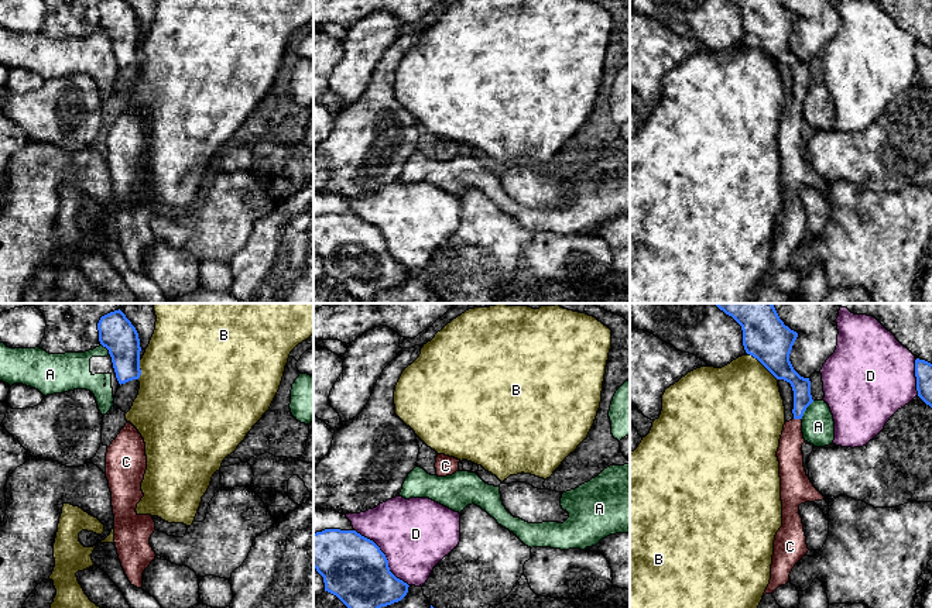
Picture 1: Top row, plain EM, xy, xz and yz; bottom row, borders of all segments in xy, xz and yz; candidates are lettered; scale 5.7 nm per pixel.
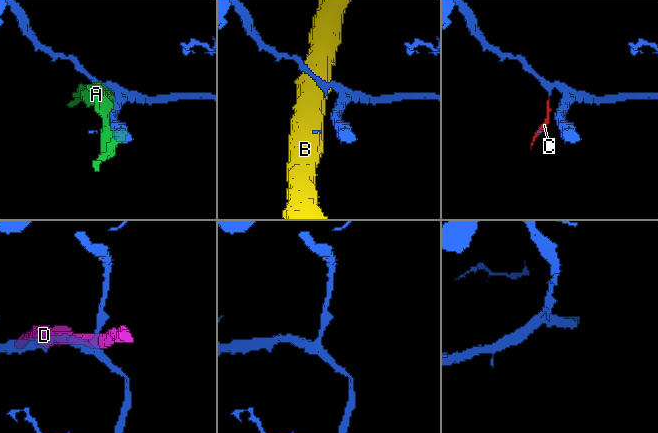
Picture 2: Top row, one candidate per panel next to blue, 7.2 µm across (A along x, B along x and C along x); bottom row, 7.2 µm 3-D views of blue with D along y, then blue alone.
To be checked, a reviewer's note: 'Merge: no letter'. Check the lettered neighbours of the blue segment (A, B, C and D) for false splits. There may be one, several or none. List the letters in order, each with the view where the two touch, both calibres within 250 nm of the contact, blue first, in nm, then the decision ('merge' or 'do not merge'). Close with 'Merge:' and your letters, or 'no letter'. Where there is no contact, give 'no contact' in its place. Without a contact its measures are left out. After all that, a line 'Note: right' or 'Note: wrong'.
A: yz | 110/190 nm | do not merge
B: yz | 260/460 nm | do not merge
C: yz | 110/140 nm | merge
D: xz | 360/400 nm | do not merge
Merge: C
Note: wrong

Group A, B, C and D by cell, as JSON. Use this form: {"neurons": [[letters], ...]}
{"neurons": [["A"], ["B"], ["C"], ["D"]]}

